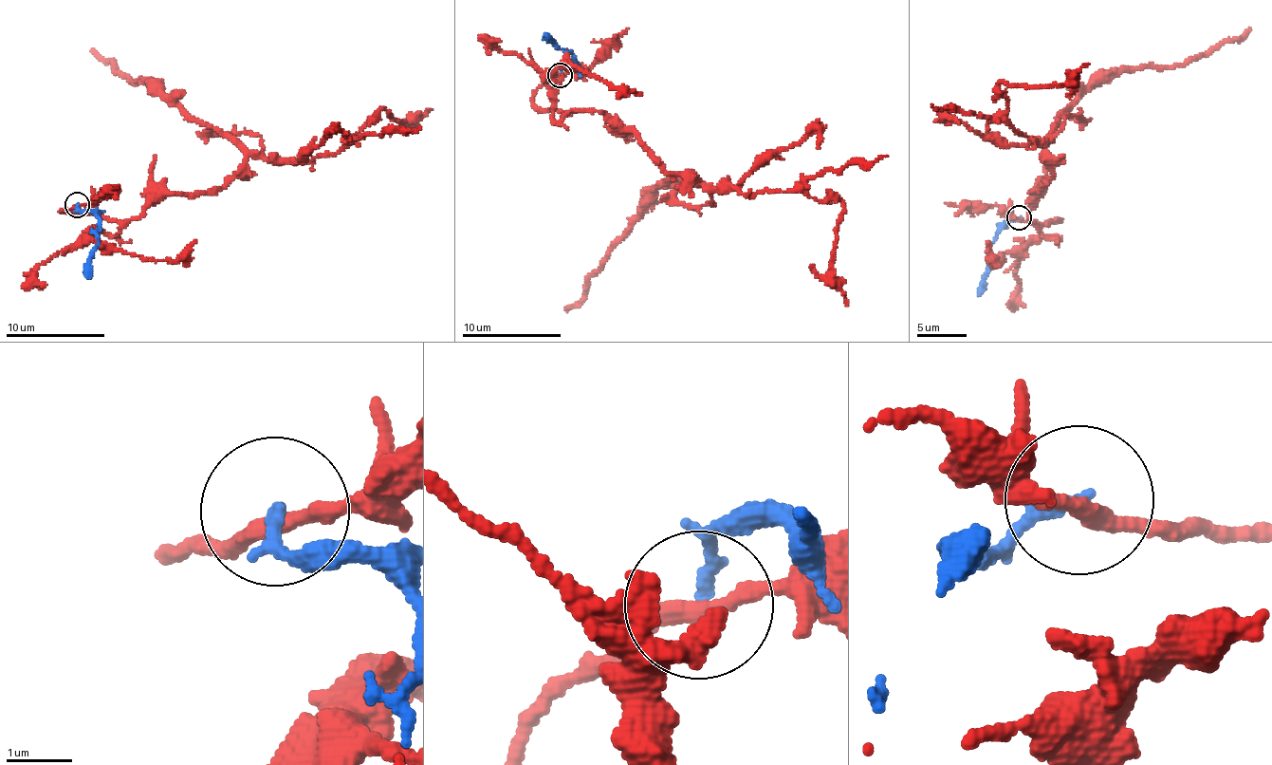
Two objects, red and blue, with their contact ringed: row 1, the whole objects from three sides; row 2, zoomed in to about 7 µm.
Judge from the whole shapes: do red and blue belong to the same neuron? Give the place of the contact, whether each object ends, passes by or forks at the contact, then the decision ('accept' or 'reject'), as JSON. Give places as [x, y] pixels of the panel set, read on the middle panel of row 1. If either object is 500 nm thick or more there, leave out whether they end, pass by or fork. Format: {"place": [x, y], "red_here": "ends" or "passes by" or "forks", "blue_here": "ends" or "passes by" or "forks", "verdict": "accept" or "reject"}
{"place": [560, 75], "red_here": "passes by", "blue_here": "ends", "verdict": "reject"}

